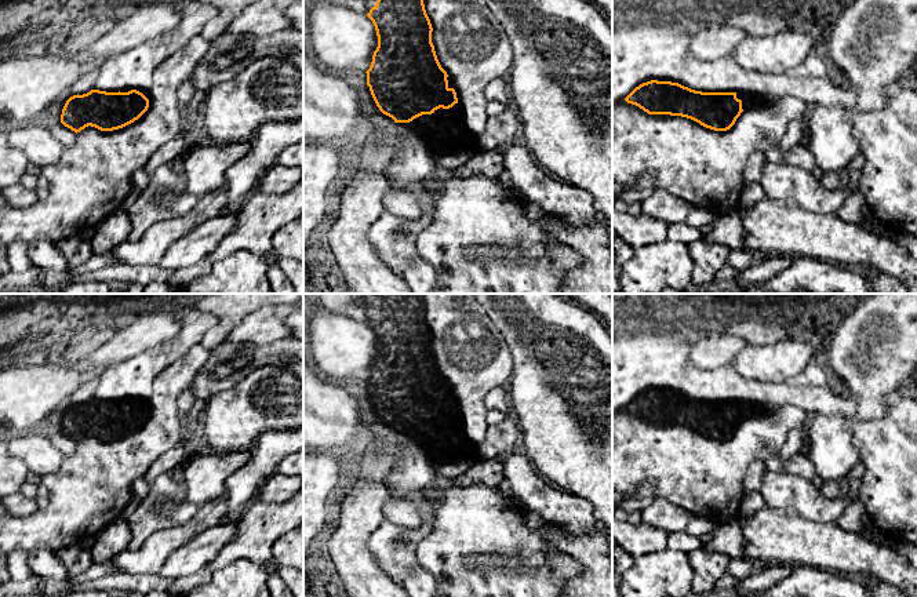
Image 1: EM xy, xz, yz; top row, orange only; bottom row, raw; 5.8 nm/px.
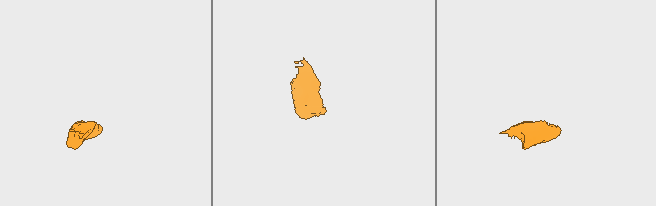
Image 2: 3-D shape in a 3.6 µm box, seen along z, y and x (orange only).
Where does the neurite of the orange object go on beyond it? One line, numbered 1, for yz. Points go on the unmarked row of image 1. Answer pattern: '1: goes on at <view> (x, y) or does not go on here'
1: goes on at yz (749, 410)

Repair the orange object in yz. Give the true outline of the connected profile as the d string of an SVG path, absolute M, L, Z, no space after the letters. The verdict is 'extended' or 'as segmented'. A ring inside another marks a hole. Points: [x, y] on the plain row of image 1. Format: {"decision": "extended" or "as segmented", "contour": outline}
{"decision": "extended", "contour": "M651 389L636 396L625 409L648 423L681 425L706 437L727 440L742 421L775 408L752 401L702 401L678 392Z"}

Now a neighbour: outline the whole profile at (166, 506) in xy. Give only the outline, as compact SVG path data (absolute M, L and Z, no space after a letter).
M178 473L159 476L127 520L131 531L128 549L135 552L154 532L186 524L196 509Z

